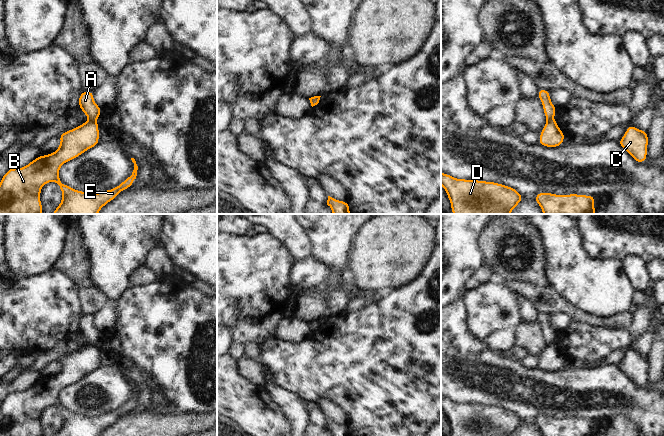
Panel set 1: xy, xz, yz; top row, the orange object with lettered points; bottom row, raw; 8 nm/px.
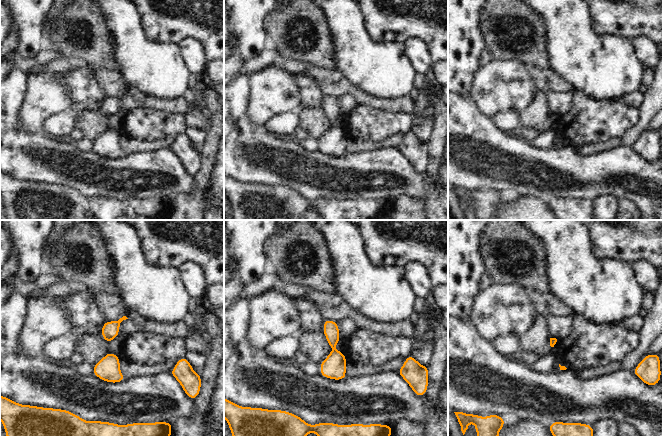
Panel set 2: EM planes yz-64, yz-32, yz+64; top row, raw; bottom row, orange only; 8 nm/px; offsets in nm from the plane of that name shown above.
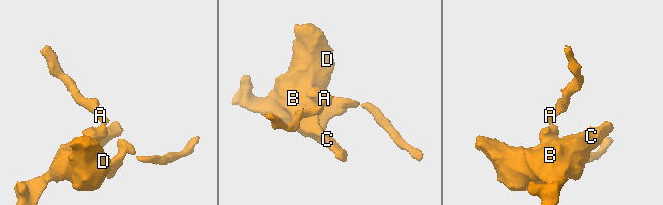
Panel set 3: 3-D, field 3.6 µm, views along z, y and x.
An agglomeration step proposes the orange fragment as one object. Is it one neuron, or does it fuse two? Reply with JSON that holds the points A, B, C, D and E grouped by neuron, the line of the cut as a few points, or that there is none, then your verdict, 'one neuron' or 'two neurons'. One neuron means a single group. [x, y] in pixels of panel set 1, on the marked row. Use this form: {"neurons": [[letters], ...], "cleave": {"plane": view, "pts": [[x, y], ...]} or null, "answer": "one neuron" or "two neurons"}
{"neurons": [["A"], ["B", "C", "D", "E"]], "cleave": {"plane": "xy", "pts": [[90, 119], [95, 121]]}, "answer": "two neurons"}

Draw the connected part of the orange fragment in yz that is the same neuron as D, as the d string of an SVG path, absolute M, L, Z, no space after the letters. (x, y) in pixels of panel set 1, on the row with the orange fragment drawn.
M442 172L441 185L450 200L453 214L510 214L524 198L511 186L482 180L456 179Z

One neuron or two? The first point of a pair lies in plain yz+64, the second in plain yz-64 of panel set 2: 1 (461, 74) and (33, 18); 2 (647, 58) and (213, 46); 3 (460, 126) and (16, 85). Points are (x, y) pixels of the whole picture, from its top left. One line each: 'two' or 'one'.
1: one
2: two
3: one

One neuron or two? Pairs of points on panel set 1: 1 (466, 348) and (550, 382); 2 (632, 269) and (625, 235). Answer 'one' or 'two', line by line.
1: one
2: two

